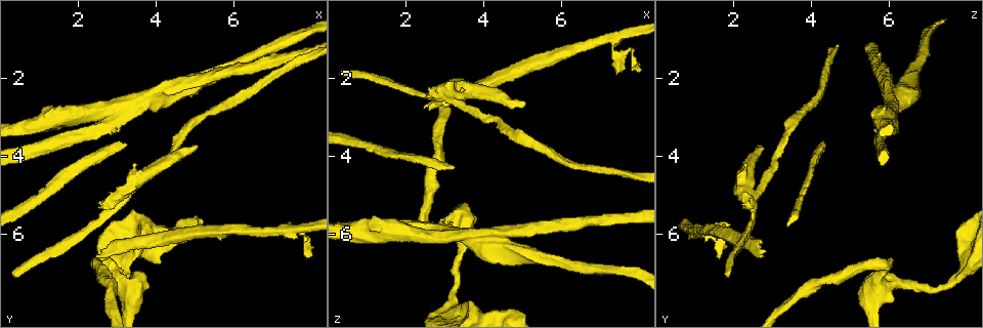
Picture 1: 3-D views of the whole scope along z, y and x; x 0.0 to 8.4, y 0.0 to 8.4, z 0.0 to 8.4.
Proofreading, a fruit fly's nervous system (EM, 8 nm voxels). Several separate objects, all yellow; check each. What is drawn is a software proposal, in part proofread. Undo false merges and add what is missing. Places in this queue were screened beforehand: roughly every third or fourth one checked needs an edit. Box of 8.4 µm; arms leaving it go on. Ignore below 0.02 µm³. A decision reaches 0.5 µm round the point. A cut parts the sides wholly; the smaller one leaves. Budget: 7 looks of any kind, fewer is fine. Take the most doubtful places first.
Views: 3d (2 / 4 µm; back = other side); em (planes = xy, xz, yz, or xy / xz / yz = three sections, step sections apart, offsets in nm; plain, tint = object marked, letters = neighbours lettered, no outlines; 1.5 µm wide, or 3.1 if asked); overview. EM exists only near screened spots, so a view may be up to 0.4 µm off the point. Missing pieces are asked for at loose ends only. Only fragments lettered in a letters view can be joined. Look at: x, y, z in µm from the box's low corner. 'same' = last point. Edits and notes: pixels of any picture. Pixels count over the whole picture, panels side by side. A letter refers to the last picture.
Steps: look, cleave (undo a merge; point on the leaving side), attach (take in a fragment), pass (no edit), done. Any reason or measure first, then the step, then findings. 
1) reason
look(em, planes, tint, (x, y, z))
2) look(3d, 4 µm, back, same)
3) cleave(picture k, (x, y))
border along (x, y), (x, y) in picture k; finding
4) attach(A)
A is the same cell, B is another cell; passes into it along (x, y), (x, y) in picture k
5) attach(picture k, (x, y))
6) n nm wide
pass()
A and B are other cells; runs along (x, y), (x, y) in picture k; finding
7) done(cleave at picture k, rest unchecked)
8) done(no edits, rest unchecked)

end of a long branch
look(em, xy, step 4, tint, (2.45, 6.55, 2.80))

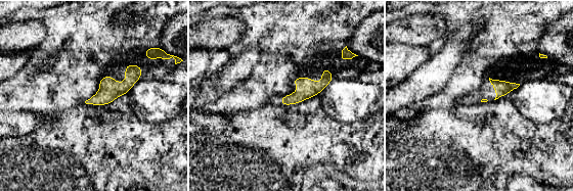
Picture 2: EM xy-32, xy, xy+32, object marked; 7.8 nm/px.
another direction
look(em, planes, letters, same)

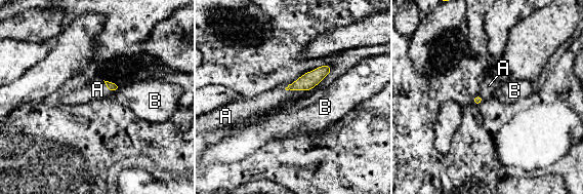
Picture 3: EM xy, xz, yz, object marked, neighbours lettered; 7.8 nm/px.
attach(A)
A is the same cell, B is another cell; it goes on there

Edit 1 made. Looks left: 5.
redraw
look(overview)

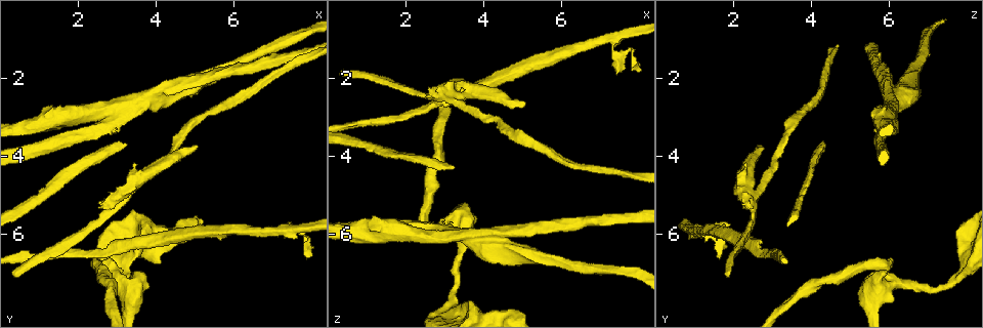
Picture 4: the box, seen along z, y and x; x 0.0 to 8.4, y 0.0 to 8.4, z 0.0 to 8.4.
free end
look(em, planes, letters, (7.45, 5.80, 1.90))

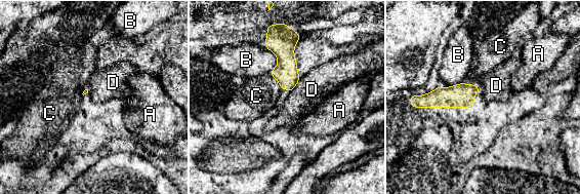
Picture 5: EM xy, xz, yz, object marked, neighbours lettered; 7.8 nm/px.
pass()
A, B, C and D are other cells; border along (301, 78), (289, 92) in picture 5; none of them fits

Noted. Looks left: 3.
abrupt turn
look(em, planes, letters, (2.50, 6.85, 5.90))

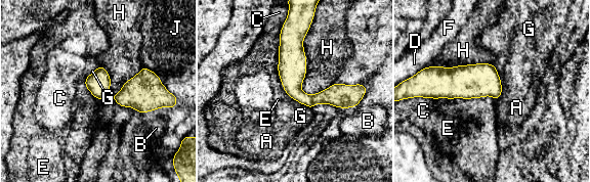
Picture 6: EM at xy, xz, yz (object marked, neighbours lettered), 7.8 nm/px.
H touches over 600 nm
pass()
A, B, C, D, E, F, G, H and J are other cells; border along (312, 21), (301, 85), (309, 95) in picture 6; continuous, no second neuron

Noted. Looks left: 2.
done(attach at picture 3, rest unchecked)

